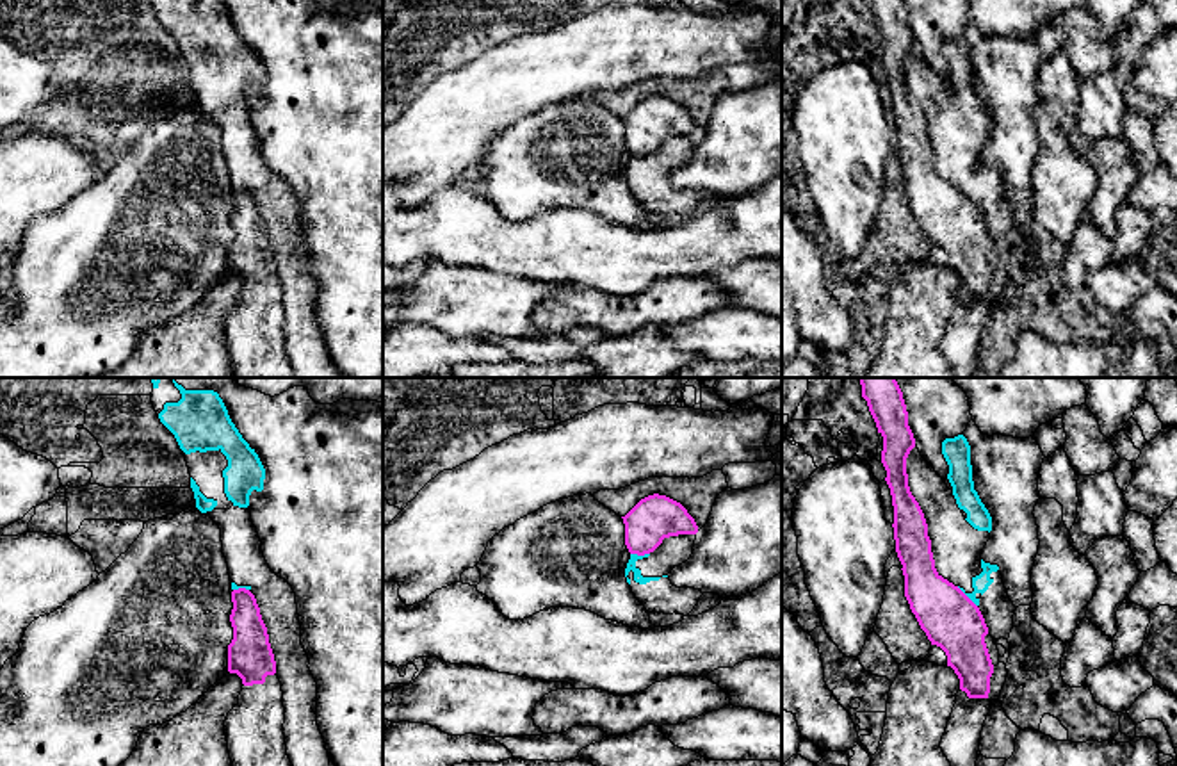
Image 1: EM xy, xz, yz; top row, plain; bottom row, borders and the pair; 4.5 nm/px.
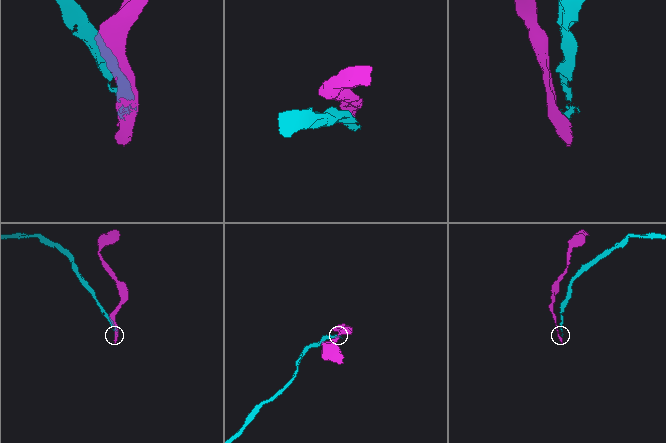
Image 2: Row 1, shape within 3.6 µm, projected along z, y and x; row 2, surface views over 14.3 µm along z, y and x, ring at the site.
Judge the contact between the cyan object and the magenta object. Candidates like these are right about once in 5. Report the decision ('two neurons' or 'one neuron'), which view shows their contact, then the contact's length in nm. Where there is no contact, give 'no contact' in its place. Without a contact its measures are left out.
two neurons; contact in yz; length 130 nm

